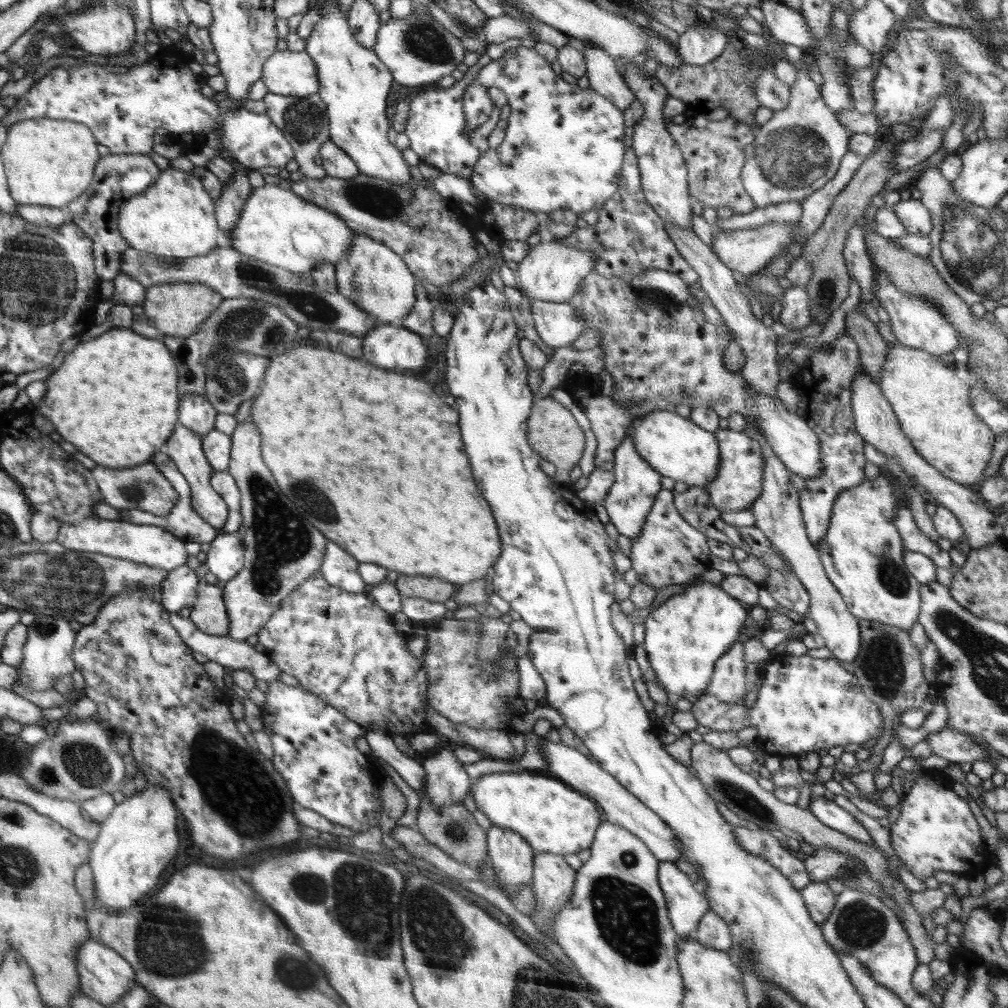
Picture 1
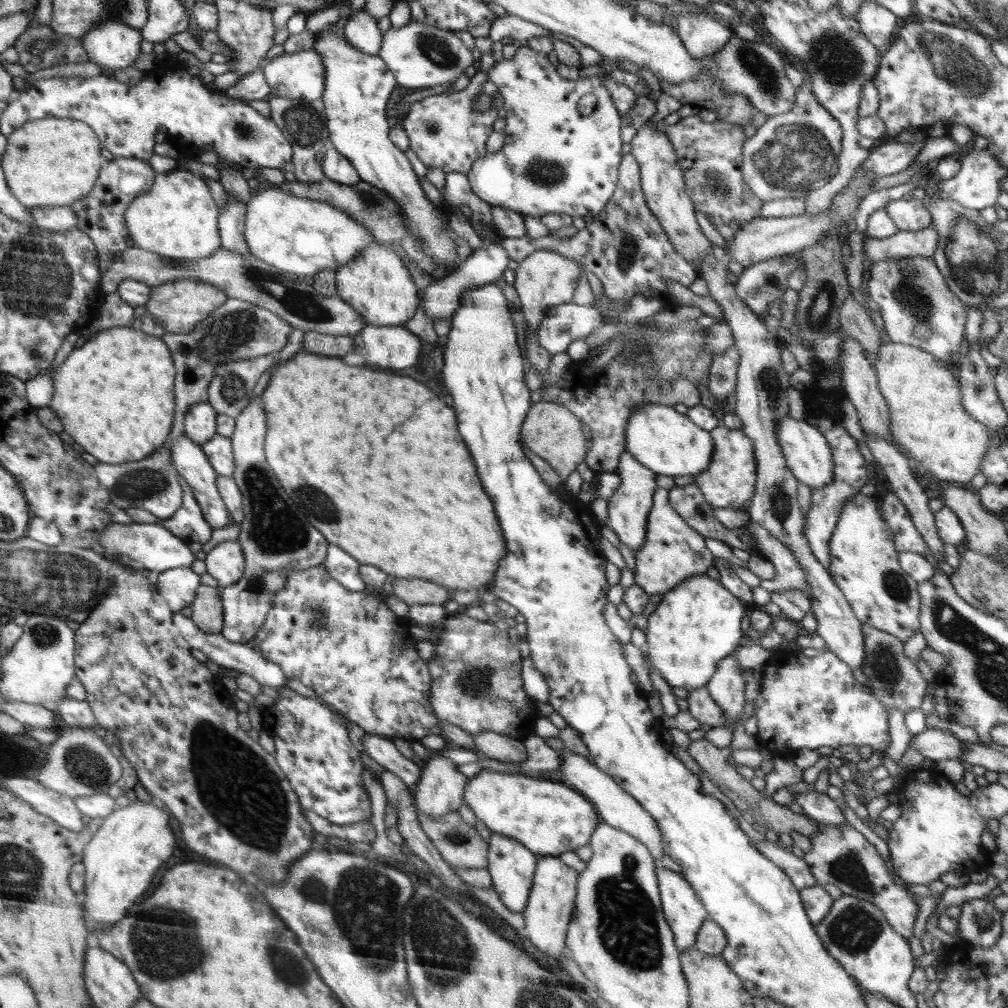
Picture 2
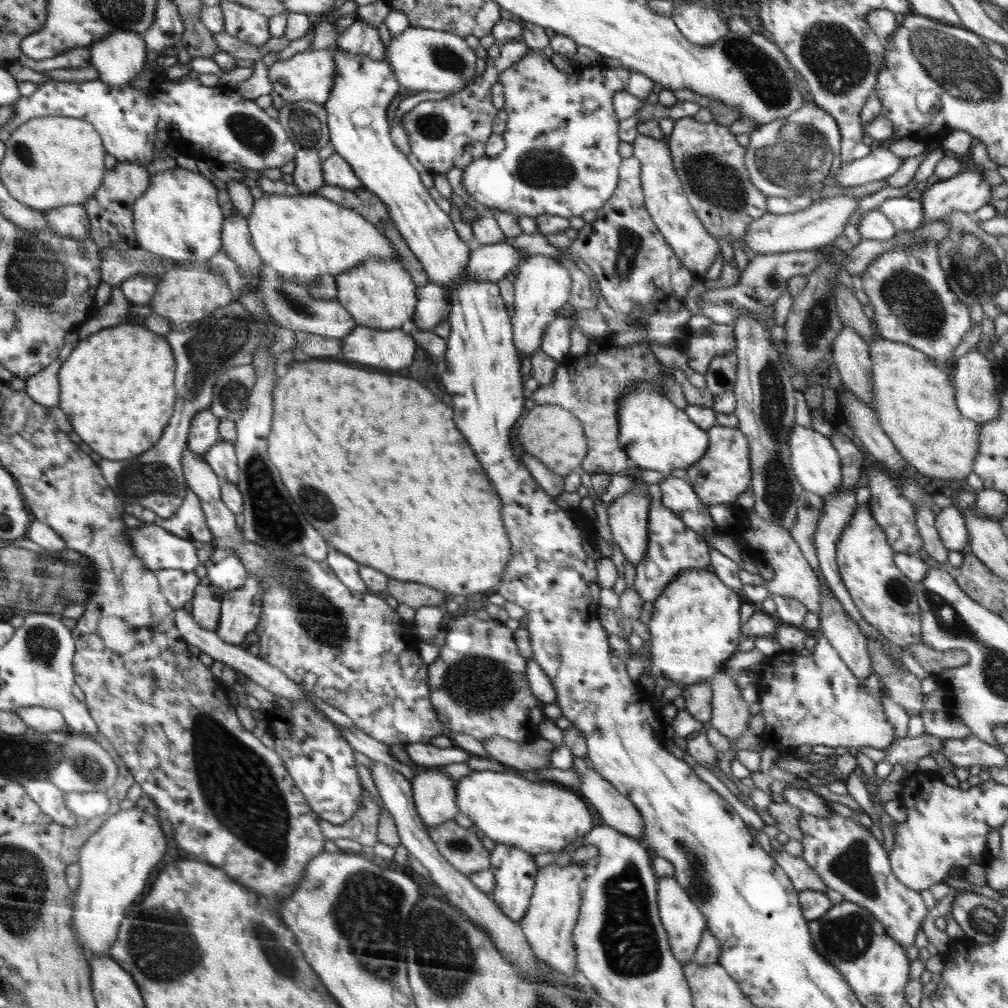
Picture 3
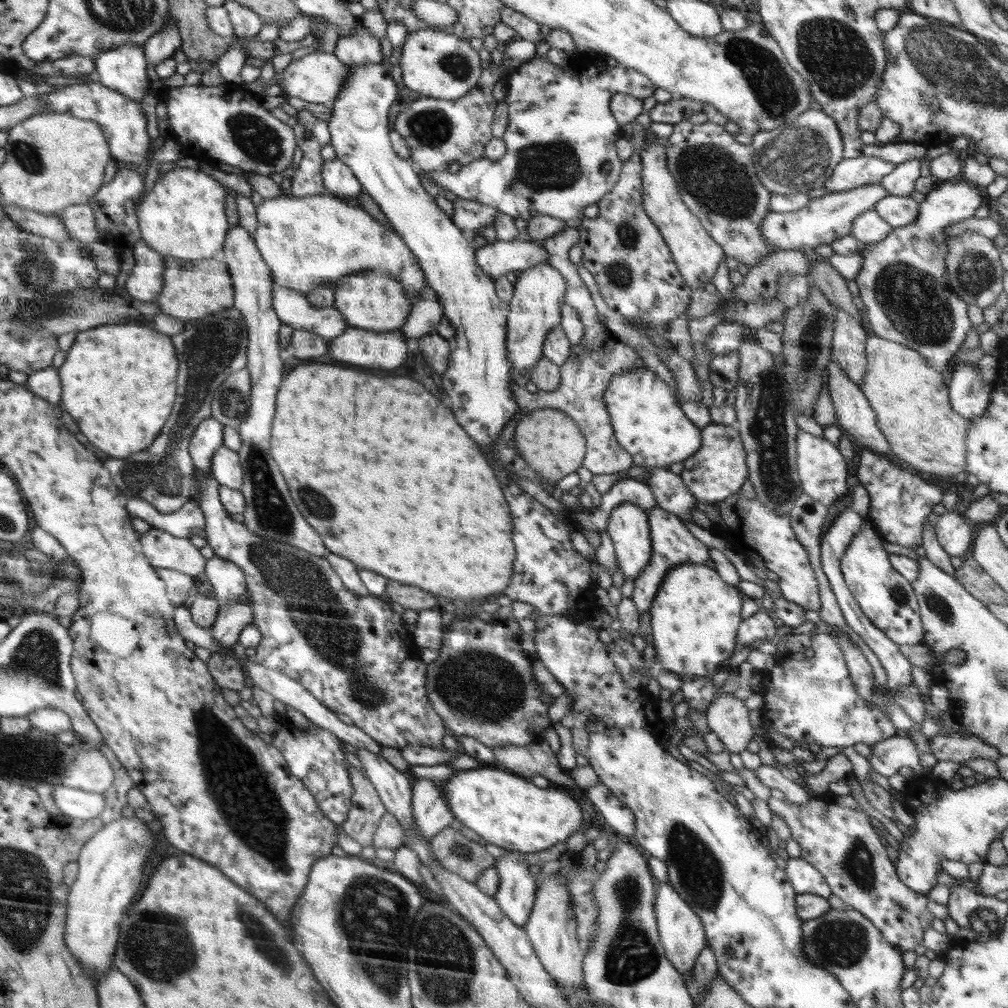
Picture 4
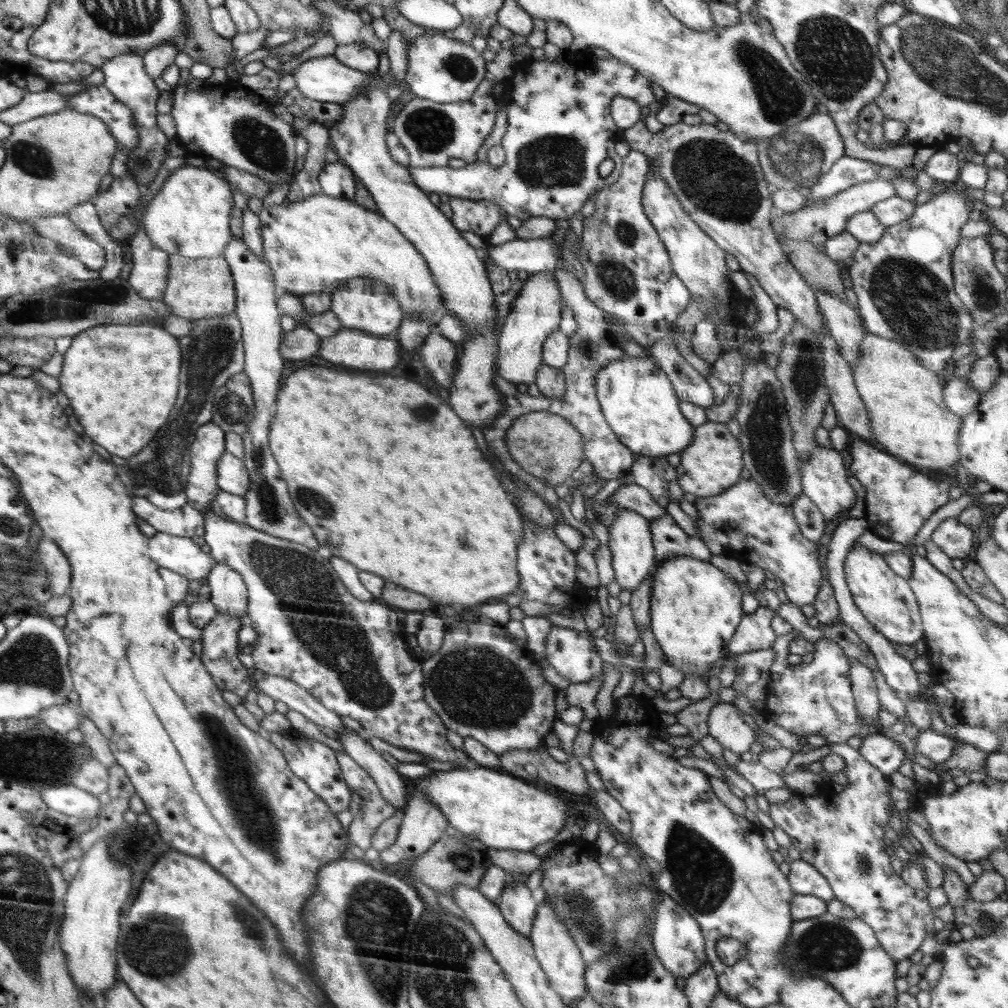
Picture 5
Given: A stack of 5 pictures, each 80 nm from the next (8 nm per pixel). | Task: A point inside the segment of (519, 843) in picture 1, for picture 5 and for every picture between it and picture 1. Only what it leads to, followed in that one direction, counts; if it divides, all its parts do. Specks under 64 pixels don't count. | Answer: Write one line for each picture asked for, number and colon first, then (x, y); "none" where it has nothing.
2: (511, 865)
3: (515, 870)
4: (515, 896)
5: (518, 908)

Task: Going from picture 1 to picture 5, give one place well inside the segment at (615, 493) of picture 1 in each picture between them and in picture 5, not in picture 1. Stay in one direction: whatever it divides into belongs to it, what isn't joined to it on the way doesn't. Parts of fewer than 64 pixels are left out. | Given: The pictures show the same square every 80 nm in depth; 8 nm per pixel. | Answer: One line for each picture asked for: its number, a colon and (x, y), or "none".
2: (628, 508)
3: (628, 515)
4: (628, 525)
5: (630, 541)

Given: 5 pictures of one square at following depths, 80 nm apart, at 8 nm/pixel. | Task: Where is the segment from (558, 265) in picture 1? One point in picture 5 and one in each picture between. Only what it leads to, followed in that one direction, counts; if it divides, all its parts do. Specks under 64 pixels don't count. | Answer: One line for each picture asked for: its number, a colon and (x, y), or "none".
2: (545, 278)
3: (542, 287)
4: (534, 310)
5: (535, 313)

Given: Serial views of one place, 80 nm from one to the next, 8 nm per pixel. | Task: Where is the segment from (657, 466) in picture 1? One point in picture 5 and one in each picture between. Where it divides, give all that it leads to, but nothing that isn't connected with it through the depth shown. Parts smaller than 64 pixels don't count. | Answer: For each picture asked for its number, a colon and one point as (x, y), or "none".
2: (667, 442)
3: (658, 436)
4: (649, 424)
5: (637, 399)

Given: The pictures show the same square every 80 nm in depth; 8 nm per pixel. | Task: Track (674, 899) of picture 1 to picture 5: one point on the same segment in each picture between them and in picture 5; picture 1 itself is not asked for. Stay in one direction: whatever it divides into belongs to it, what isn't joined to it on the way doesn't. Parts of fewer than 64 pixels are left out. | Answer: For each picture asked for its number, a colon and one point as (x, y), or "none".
2: (684, 913)
3: (684, 924)
4: (680, 930)
5: (678, 941)

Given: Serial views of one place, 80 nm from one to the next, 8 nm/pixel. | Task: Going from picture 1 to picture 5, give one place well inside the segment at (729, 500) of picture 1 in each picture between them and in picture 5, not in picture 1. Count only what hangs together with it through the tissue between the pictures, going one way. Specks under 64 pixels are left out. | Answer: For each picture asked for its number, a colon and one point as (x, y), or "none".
2: (729, 481)
3: (723, 473)
4: (717, 470)
5: (713, 462)

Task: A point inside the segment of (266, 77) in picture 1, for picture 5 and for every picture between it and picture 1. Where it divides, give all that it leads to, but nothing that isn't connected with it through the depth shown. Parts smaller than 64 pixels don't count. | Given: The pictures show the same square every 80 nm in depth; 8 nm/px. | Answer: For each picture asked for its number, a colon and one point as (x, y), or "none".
2: (300, 75)
3: (310, 76)
4: (319, 77)
5: (326, 79)

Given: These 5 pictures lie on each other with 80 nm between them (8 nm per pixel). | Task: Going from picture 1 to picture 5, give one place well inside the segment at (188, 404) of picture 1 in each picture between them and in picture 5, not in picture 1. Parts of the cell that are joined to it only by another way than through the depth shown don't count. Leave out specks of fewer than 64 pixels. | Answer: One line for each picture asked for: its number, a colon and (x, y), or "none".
2: (201, 421)
3: (206, 426)
4: (210, 437)
5: (211, 441)

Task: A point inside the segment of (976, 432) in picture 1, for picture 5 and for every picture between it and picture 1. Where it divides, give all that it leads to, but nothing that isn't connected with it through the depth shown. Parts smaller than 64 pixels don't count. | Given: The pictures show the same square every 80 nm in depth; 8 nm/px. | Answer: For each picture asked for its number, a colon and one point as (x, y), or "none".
2: (927, 419)
3: (916, 408)
4: (910, 399)
5: (904, 399)

